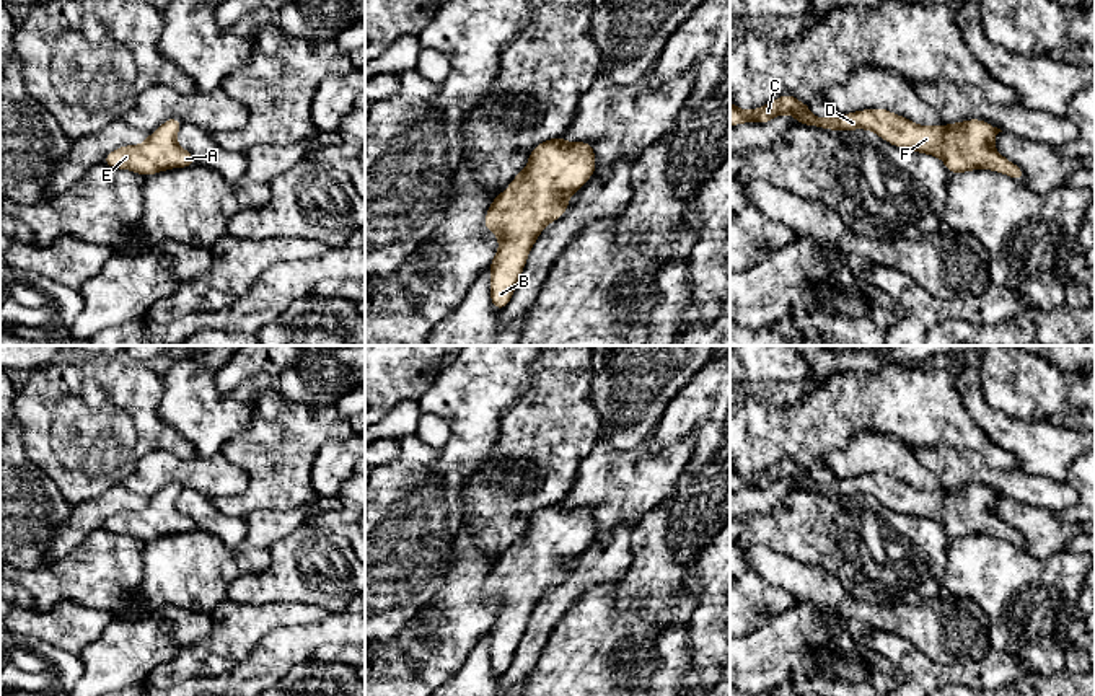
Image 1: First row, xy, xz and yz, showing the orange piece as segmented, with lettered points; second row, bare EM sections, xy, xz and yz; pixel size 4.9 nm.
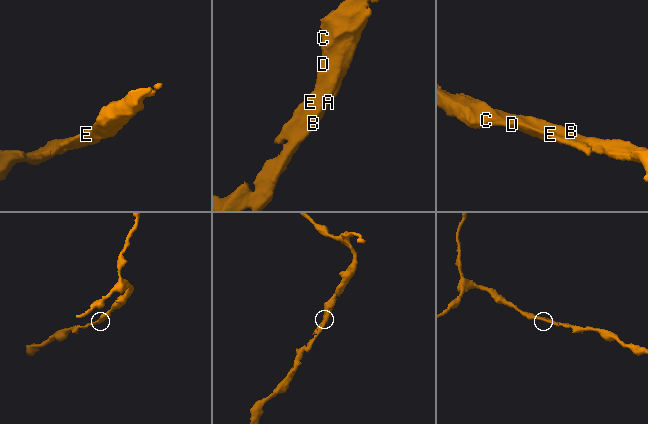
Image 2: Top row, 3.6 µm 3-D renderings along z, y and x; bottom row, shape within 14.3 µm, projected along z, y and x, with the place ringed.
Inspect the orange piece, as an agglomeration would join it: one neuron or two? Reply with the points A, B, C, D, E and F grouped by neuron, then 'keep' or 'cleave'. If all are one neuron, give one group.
groups A B C D E F; keep

